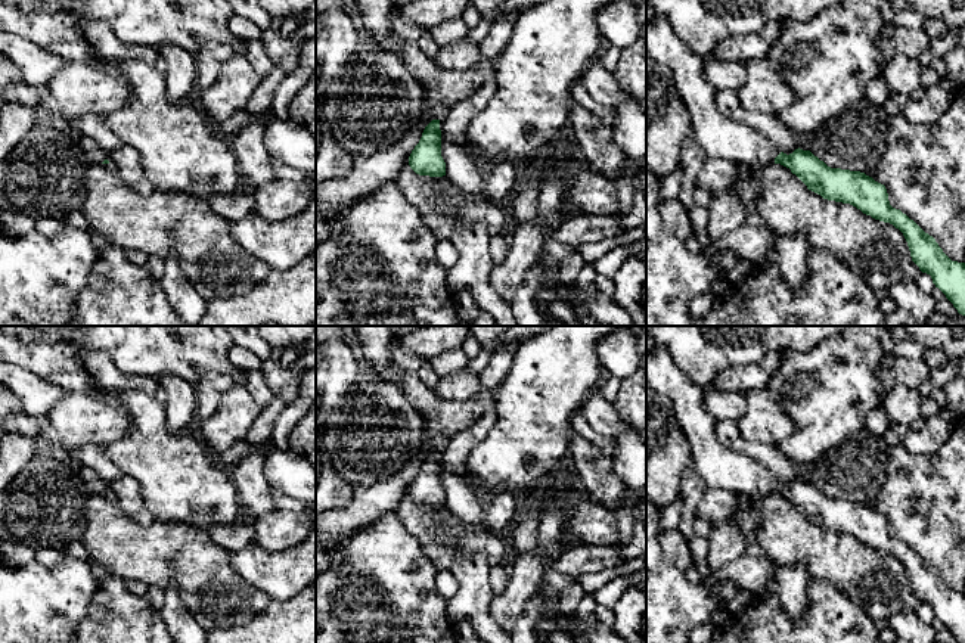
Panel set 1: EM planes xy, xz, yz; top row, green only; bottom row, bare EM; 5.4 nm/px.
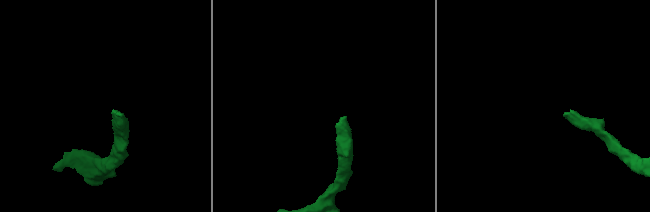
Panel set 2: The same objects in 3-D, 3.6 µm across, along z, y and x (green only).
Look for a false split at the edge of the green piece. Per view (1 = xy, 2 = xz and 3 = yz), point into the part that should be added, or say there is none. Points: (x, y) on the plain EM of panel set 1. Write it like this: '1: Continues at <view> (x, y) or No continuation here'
1: Continues at xy (95, 484)
2: No continuation here
3: Continues at yz (720, 468)

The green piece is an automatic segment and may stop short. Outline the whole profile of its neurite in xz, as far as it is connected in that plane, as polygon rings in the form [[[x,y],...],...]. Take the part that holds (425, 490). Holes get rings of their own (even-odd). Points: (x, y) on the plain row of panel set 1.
[[[432,450],[425,457],[419,473],[409,487],[409,496],[419,506],[446,506],[446,493],[441,487],[440,450]]]

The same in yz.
[[[660,344],[646,357],[646,382],[673,401],[692,462],[707,488],[748,496],[781,494],[823,529],[850,534],[893,555],[903,563],[912,591],[931,606],[958,643],[965,643],[965,593],[952,591],[933,566],[893,538],[884,515],[860,501],[831,498],[810,481],[798,478],[786,485],[760,463],[726,448],[716,435],[716,419],[704,407],[705,389],[696,386]]]

